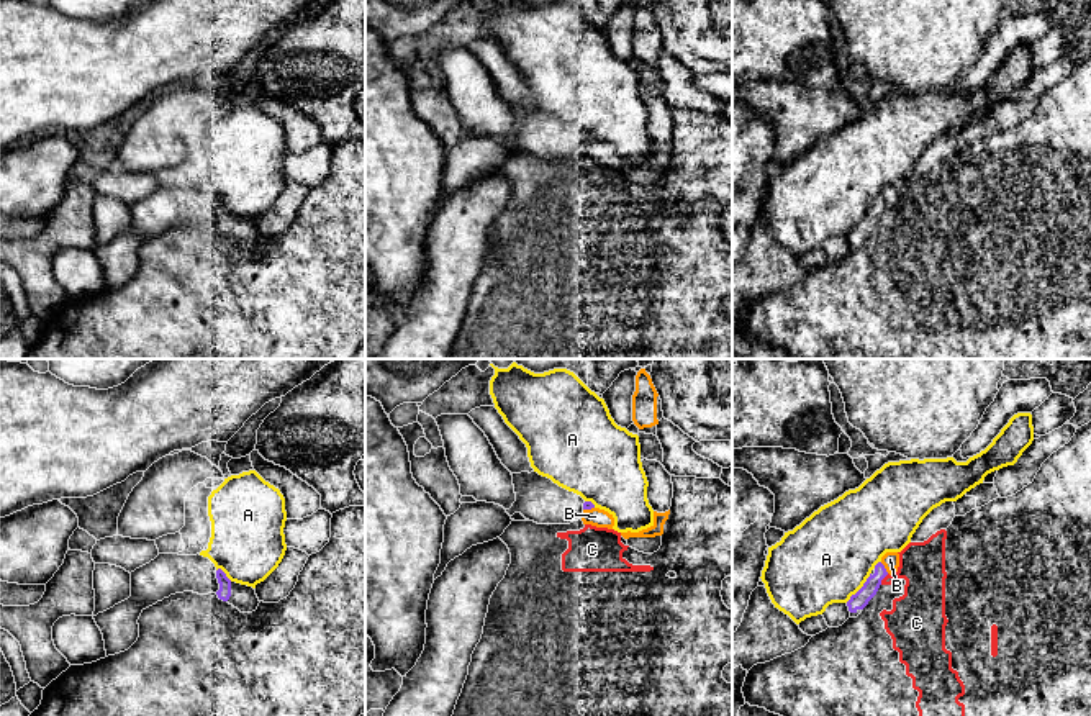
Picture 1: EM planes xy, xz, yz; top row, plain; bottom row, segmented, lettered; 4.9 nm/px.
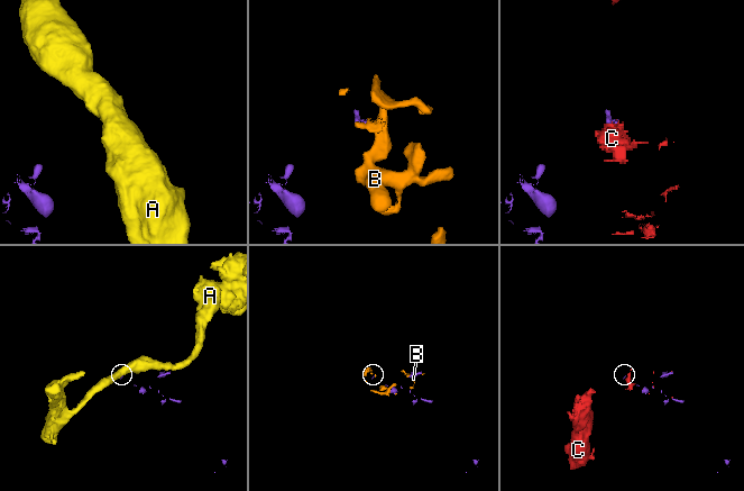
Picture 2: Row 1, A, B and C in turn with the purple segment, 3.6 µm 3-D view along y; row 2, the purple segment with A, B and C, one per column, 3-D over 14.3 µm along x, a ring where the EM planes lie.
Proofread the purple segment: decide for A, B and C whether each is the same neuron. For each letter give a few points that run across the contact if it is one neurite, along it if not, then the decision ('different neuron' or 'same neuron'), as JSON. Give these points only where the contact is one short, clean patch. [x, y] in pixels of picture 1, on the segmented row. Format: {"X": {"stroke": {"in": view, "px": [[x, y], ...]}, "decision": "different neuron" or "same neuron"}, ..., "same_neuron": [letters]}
{"A": {"decision": "different neuron"}, "B": {"decision": "different neuron"}, "C": {"decision": "different neuron"}, "same_neuron": []}

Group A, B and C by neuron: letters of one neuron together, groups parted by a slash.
A / B / C

